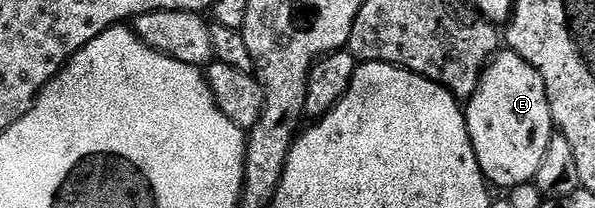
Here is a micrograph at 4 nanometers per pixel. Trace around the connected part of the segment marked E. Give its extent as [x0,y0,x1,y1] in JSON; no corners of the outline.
[464,49,555,189]

